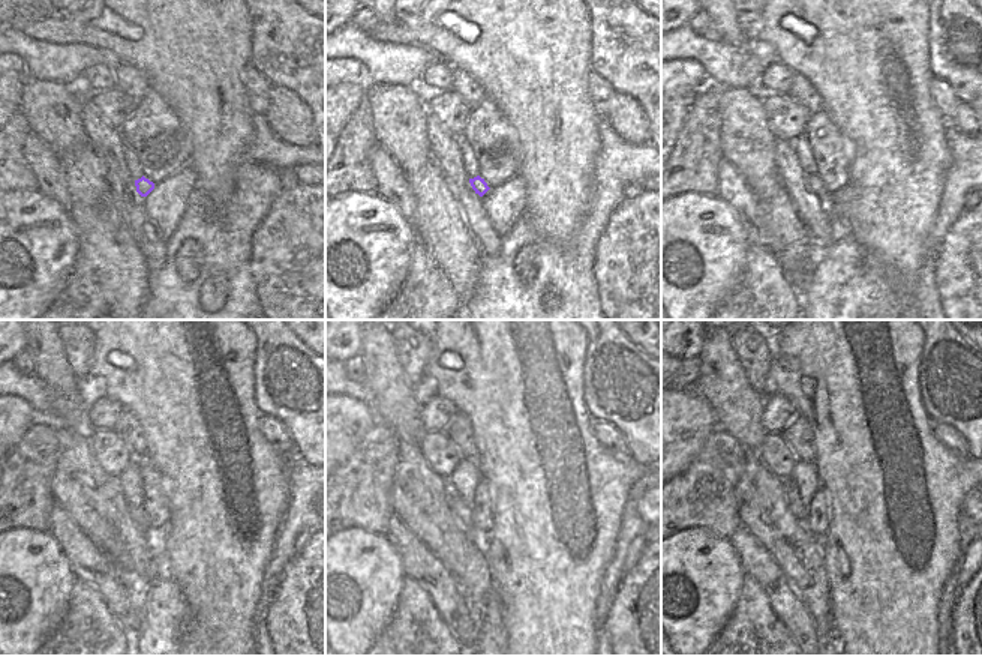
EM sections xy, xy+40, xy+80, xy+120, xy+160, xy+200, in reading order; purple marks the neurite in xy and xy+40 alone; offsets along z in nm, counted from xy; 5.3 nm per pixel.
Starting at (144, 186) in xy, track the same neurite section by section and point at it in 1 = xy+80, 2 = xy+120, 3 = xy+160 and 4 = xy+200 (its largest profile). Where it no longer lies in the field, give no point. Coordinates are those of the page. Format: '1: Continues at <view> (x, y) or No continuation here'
1: Continues at xy+80 (813, 180)
2: Continues at xy+120 (138, 515)
3: Continues at xy+160 (461, 509)
4: Continues at xy+200 (790, 493)

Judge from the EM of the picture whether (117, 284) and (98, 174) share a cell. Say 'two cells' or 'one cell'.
one cell

